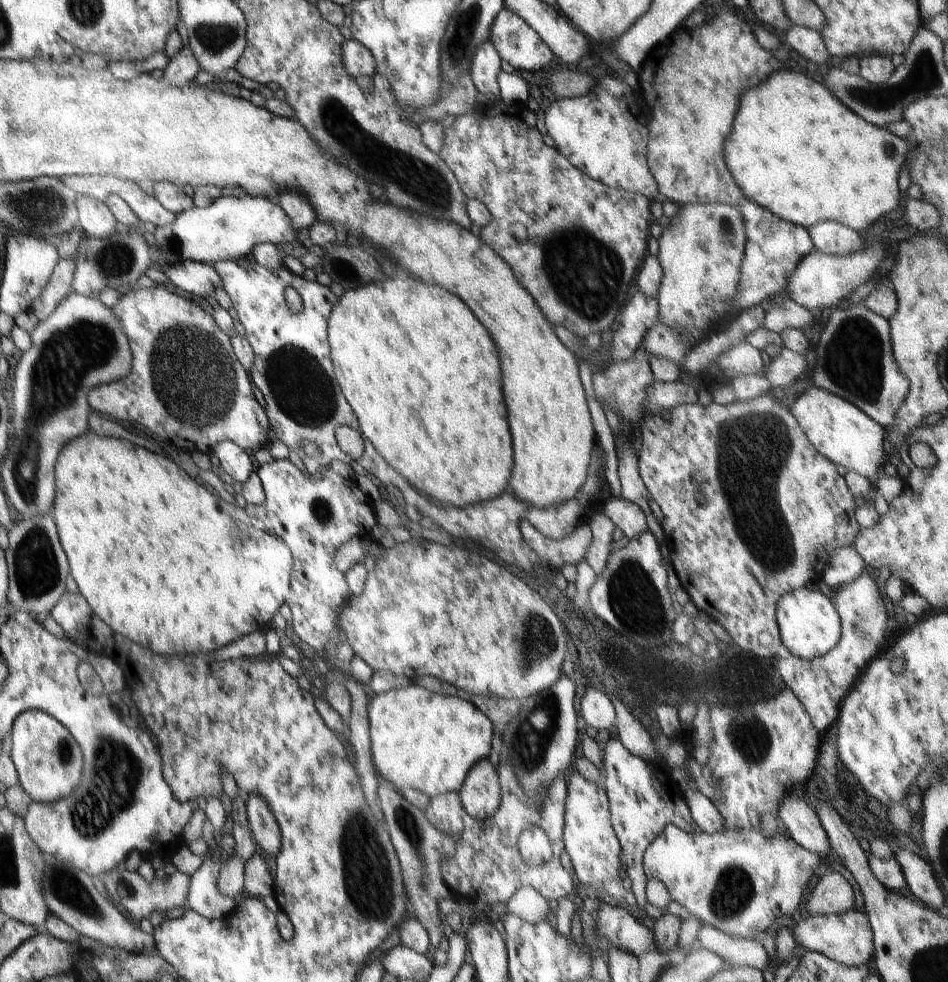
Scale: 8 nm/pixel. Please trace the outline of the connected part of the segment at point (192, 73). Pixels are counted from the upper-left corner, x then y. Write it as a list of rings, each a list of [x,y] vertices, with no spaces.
[[[184,45],[178,54],[170,60],[171,66],[160,75],[166,83],[175,87],[194,82],[196,75],[201,71],[192,49]]]

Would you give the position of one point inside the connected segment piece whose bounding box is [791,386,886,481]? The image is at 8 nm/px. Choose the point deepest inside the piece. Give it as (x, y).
(837, 429)

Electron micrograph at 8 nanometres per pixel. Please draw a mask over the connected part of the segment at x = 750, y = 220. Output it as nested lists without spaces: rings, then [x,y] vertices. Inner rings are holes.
[[[746,198],[740,199],[737,206],[743,216],[745,245],[739,268],[739,293],[729,309],[729,314],[739,314],[744,309],[764,302],[766,298],[773,299],[780,294],[785,290],[787,280],[798,263],[816,250],[807,228],[778,218],[768,209]]]

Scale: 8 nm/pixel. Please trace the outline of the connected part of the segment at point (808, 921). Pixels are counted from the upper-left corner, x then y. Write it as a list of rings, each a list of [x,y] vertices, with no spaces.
[[[855,909],[841,915],[808,915],[799,912],[796,924],[789,931],[802,949],[819,952],[848,966],[864,965],[873,956],[873,932],[869,918],[865,912]]]

